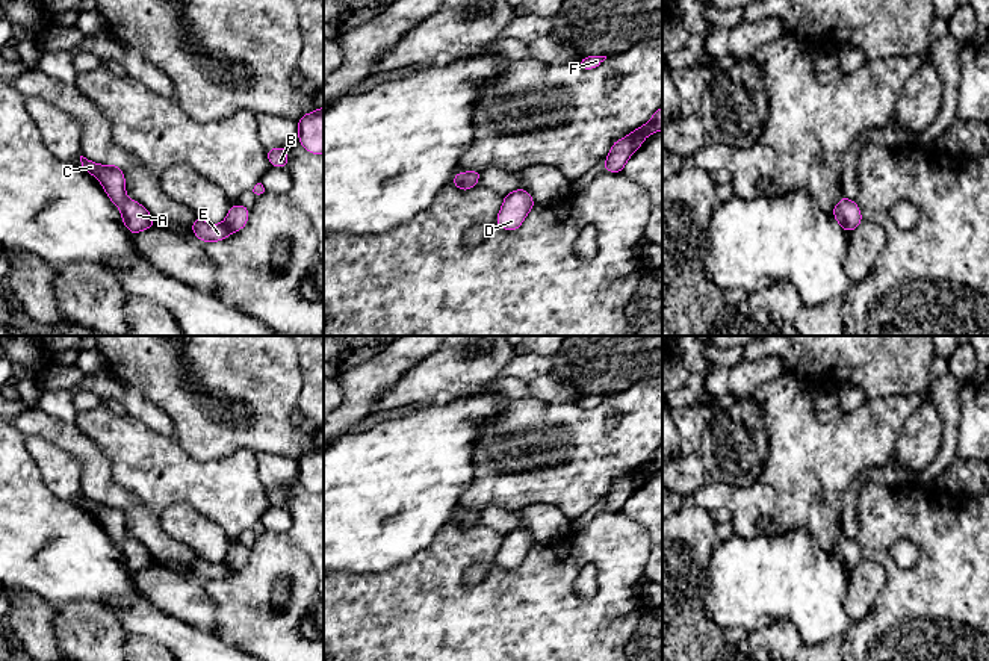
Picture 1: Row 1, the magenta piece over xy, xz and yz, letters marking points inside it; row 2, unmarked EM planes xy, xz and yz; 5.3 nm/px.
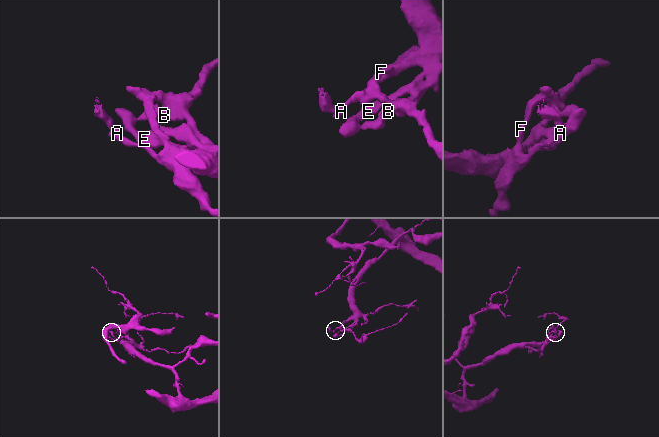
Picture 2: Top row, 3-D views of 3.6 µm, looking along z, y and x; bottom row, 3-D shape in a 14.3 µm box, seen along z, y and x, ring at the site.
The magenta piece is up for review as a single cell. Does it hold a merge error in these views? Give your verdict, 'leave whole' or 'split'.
split

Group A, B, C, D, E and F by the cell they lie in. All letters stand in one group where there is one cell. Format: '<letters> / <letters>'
A B D E F / C

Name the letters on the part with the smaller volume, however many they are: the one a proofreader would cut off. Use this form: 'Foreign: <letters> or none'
Foreign: C

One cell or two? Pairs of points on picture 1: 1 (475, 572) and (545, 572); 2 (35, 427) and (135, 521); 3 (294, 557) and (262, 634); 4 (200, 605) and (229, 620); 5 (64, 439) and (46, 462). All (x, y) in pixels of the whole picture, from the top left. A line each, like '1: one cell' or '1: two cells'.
1: two cells
2: one cell
3: one cell
4: two cells
5: two cells

